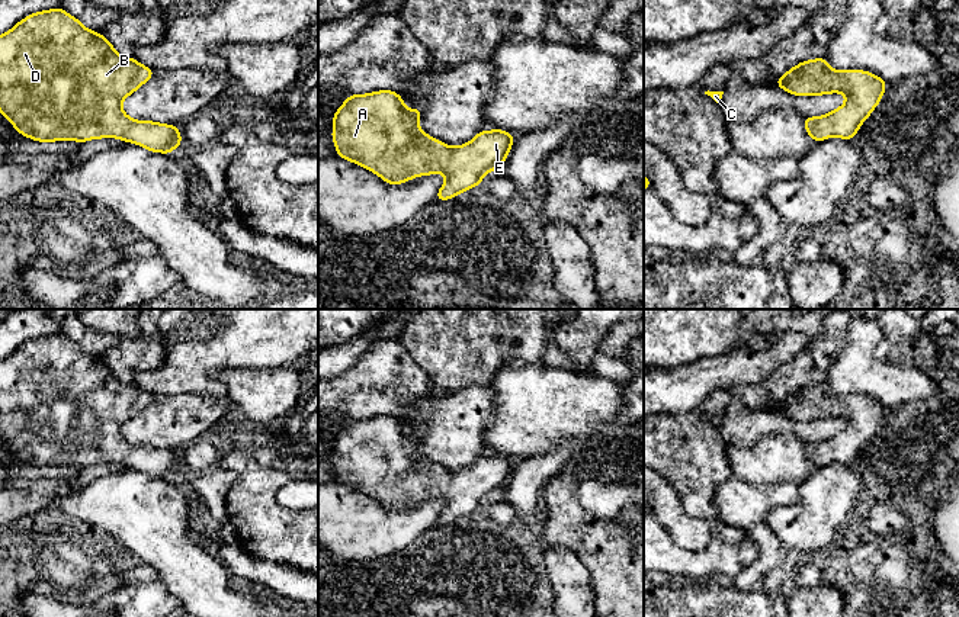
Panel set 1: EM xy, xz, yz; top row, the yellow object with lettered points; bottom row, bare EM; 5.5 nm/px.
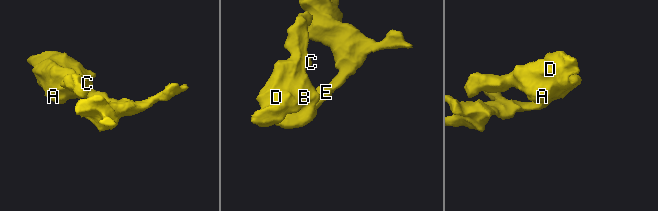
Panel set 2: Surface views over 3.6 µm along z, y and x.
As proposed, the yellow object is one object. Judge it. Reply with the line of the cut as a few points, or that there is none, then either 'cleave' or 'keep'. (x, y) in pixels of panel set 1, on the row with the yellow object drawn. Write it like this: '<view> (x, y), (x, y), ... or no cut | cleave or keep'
no cut | keep

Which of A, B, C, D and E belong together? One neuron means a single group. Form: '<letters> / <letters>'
A B C D E

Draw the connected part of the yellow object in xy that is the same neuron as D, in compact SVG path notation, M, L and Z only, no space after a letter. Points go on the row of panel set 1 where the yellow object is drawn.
M64 9L32 13L0 35L0 113L20 135L38 142L118 138L153 152L173 154L176 147L183 145L180 128L153 120L134 120L121 107L124 99L137 91L154 73L134 57L121 57L102 33L84 28Z

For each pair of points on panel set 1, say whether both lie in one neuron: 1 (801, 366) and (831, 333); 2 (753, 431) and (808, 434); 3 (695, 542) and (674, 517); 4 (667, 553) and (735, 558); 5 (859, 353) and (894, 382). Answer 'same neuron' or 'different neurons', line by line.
1: same neuron
2: same neuron
3: same neuron
4: same neuron
5: same neuron

